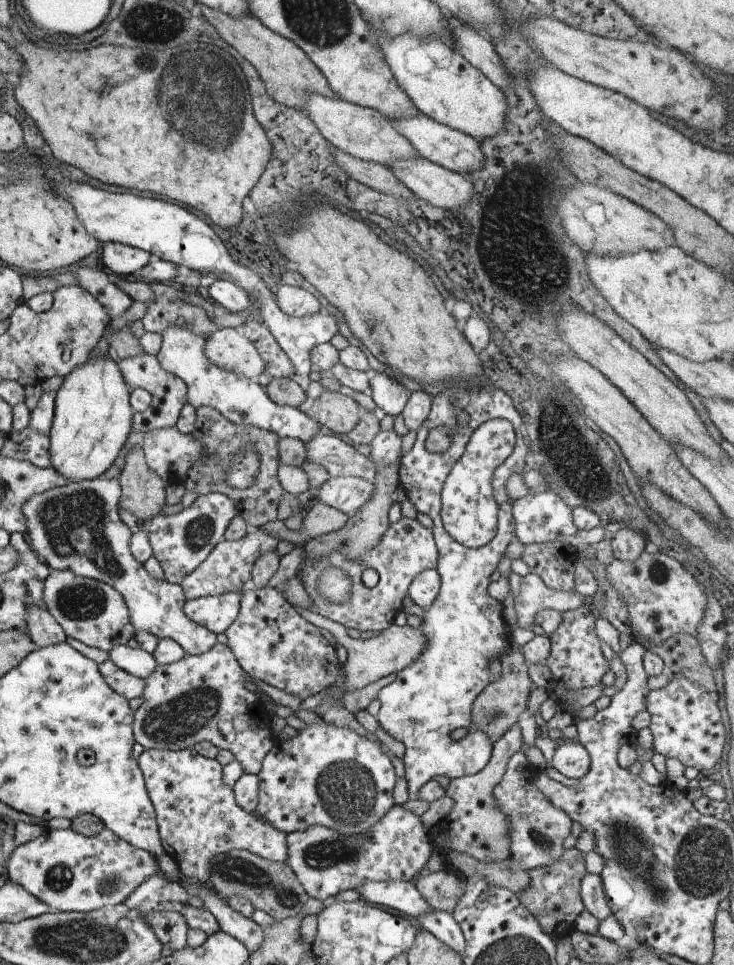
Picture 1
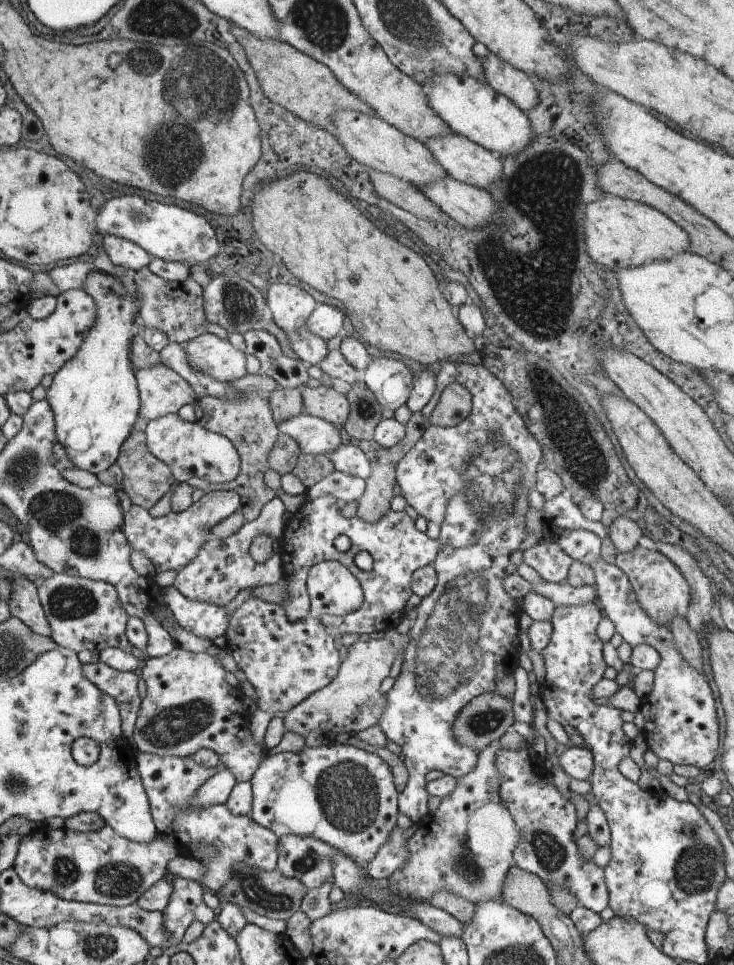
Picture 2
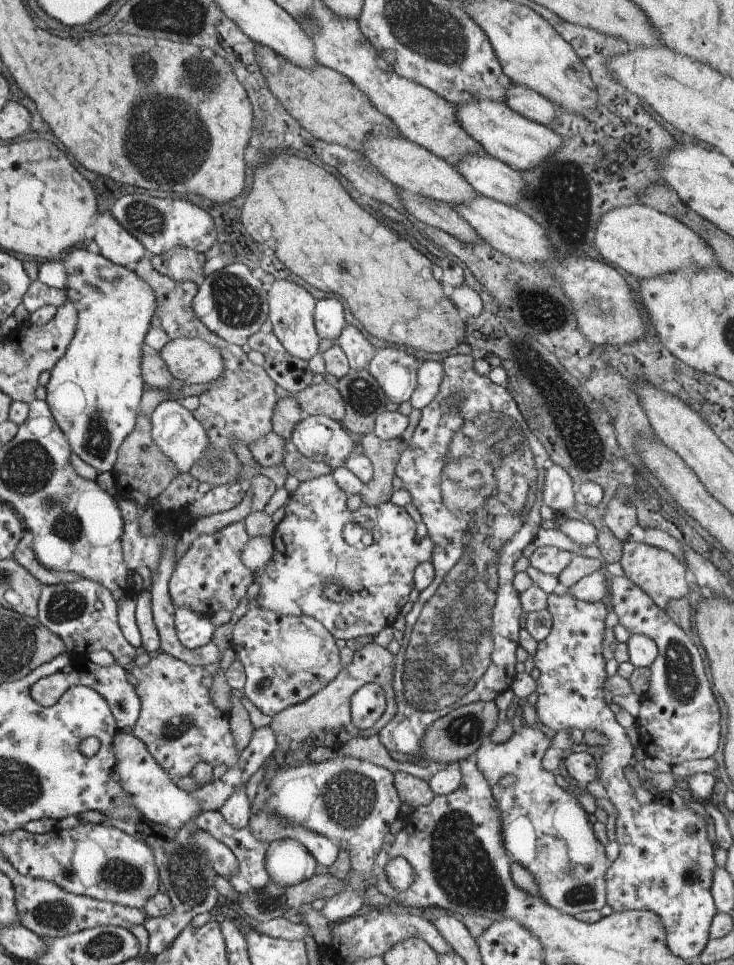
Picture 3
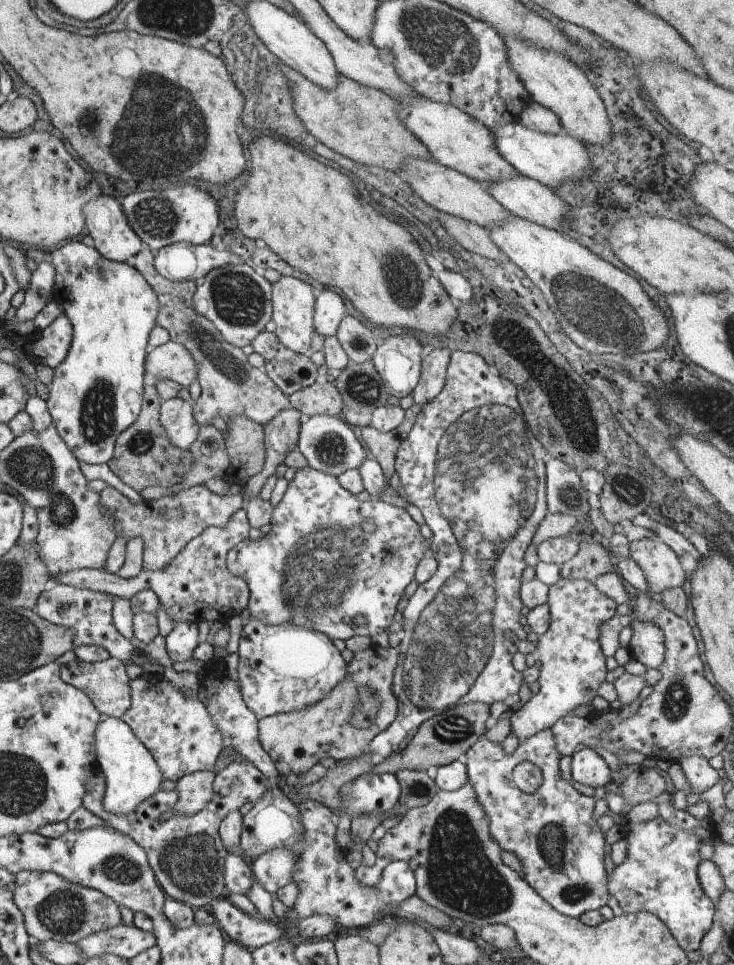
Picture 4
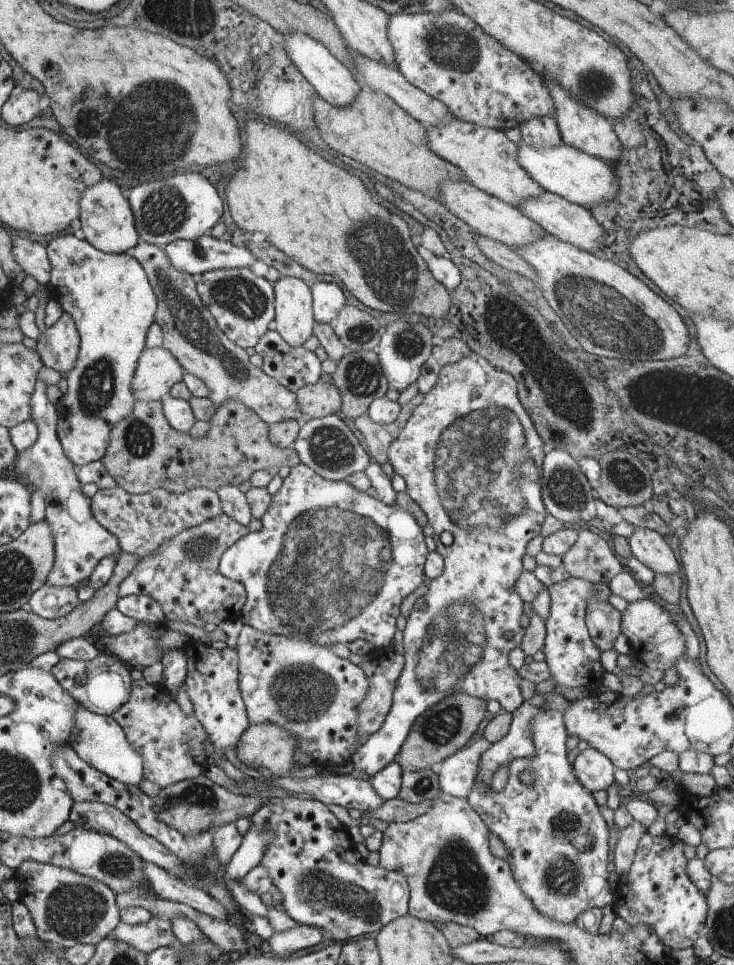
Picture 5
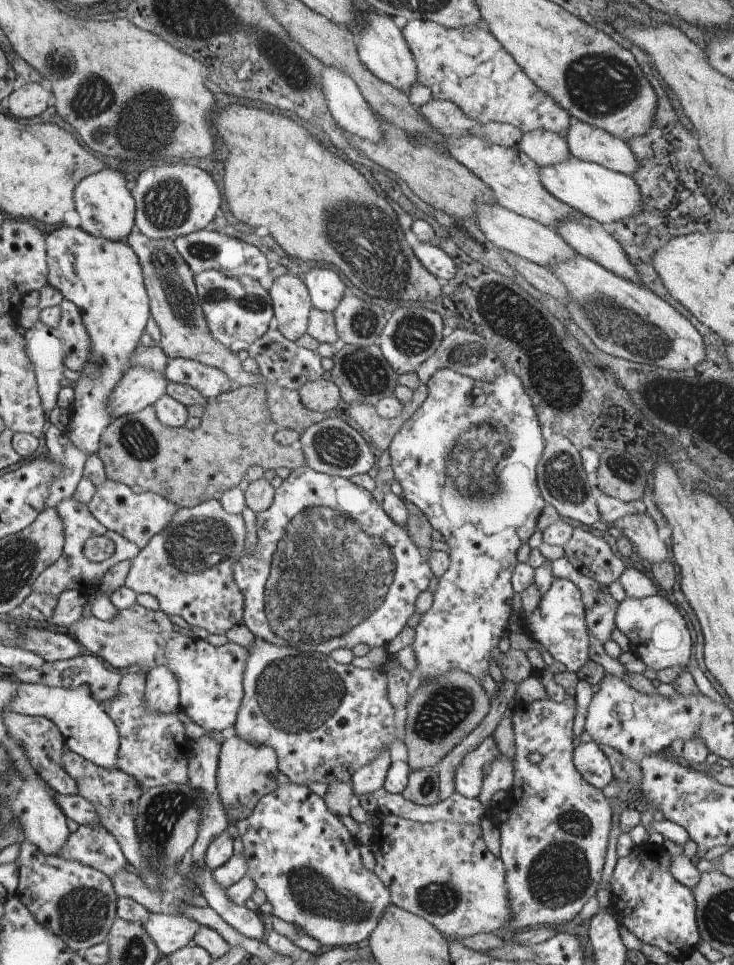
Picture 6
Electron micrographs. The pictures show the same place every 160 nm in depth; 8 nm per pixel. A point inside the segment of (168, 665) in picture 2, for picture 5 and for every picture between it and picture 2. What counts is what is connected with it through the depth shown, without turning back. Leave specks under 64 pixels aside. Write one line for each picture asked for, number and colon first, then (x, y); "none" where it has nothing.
3: (178, 724)
4: (180, 735)
5: (170, 743)

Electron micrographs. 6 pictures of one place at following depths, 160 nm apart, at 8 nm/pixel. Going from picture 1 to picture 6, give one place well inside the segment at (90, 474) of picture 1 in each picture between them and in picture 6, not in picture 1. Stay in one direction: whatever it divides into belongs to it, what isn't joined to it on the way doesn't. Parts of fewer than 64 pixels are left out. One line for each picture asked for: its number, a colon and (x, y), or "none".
2: (94, 397)
3: (94, 392)
4: (96, 393)
5: (109, 295)
6: (103, 277)

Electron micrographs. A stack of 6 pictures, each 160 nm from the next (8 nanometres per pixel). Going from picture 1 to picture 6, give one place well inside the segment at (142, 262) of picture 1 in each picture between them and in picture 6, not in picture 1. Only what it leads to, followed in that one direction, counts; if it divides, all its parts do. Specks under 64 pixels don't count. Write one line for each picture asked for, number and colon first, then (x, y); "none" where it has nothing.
2: (122, 252)
3: (117, 244)
4: (106, 223)
5: (107, 219)
6: (106, 208)

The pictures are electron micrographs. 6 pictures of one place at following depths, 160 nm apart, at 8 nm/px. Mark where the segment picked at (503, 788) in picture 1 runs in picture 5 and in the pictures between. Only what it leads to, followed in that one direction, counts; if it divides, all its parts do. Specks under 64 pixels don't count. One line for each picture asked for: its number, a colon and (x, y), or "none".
2: (546, 820)
3: (545, 829)
4: (553, 832)
5: (557, 839)

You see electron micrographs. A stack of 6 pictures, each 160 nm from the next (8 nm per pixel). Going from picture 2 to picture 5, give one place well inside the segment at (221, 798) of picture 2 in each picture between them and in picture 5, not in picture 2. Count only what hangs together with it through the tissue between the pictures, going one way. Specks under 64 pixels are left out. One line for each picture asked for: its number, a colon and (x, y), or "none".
3: (155, 795)
4: (131, 773)
5: (100, 741)

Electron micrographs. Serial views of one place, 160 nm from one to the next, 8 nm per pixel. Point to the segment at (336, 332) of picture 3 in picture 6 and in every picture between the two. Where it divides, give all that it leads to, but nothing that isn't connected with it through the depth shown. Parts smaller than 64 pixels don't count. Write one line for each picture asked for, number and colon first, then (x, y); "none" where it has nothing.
4: (330, 310)
5: (328, 298)
6: (327, 289)

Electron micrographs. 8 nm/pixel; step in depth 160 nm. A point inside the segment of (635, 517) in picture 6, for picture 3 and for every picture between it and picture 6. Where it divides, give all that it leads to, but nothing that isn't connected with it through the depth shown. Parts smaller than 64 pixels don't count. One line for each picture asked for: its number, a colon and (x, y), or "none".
3: (659, 573)
4: (661, 566)
5: (647, 545)

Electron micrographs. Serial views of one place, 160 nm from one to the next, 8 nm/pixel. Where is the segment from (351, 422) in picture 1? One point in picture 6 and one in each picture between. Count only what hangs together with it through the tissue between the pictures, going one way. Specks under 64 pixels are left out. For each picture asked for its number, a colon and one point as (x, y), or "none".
2: (324, 401)
3: (319, 399)
4: (318, 399)
5: (320, 399)
6: (320, 395)

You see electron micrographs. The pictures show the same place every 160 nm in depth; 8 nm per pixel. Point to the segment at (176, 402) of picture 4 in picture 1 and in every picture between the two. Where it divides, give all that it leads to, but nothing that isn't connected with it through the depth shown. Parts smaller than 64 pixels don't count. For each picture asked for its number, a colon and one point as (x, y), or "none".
1: (170, 454)
2: (190, 450)
3: (179, 434)

